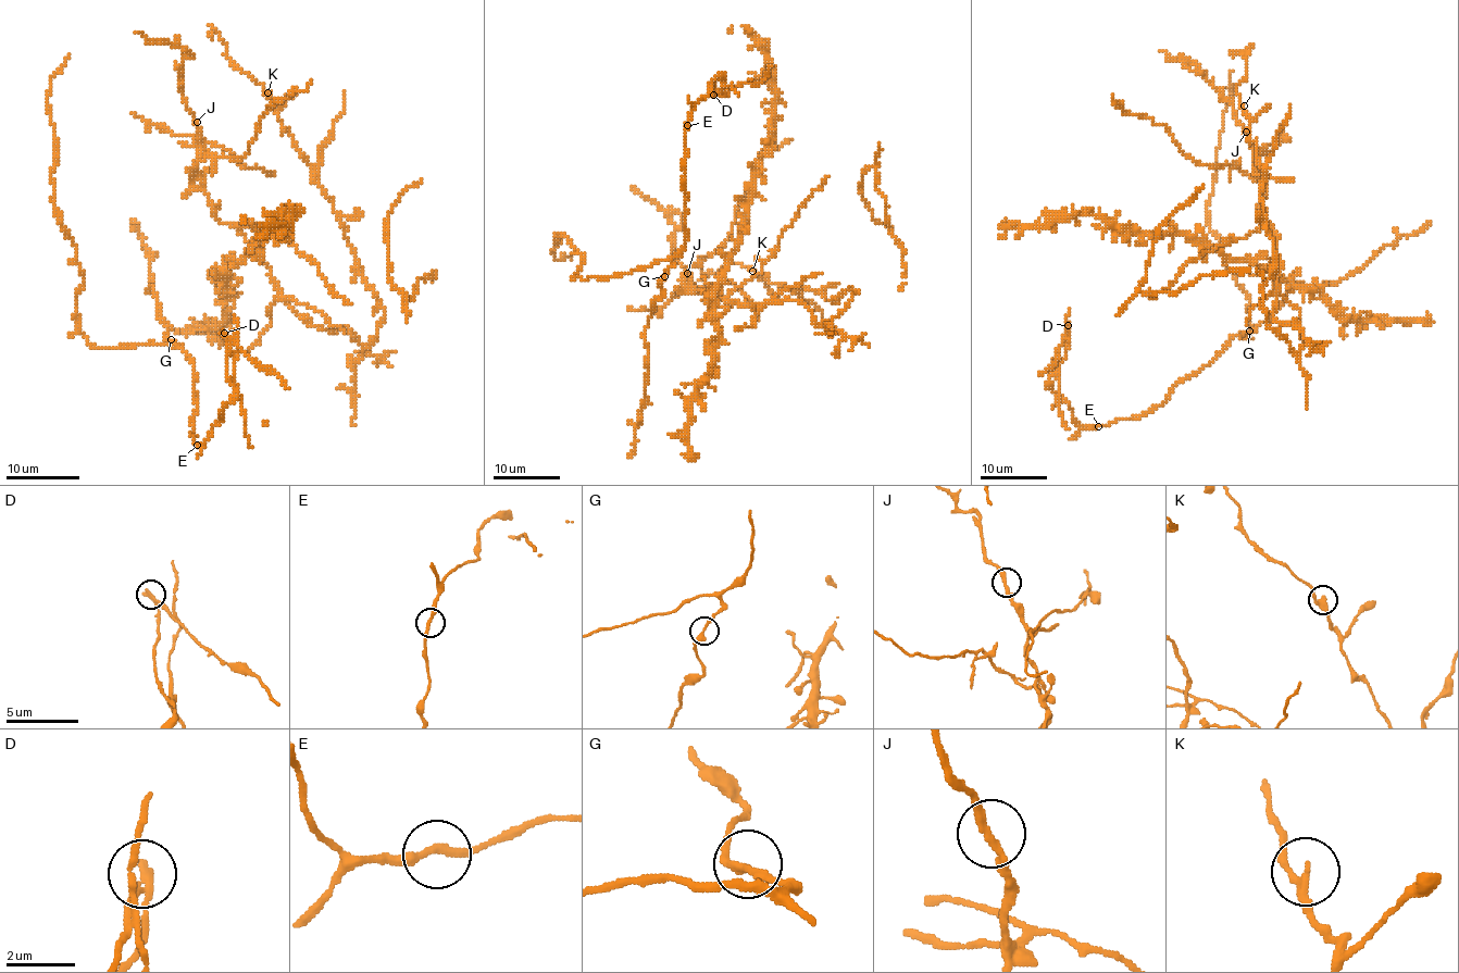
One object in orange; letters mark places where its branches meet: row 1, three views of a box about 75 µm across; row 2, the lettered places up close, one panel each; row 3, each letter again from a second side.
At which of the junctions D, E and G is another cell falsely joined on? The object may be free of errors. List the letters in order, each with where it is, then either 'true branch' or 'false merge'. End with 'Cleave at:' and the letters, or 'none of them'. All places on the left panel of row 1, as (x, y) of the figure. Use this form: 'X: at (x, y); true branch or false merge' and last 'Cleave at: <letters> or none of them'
D: at (224, 333); false merge
E: at (197, 445); true branch
G: at (171, 339); true branch
Cleave at: D

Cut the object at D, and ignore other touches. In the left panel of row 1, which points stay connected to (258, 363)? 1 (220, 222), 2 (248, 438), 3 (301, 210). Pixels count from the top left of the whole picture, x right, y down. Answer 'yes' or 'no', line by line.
1: yes
2: yes
3: no

